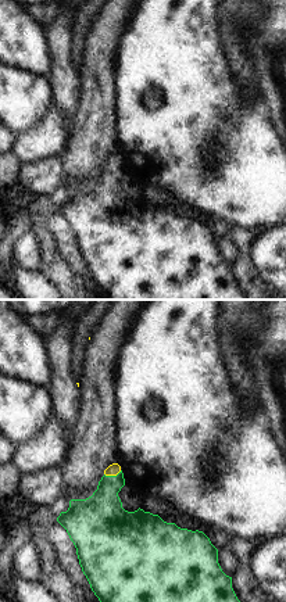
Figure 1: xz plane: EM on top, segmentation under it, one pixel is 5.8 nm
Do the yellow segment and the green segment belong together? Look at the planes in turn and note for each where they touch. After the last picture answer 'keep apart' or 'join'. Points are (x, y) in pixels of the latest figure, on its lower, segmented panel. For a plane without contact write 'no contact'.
(113, 475)

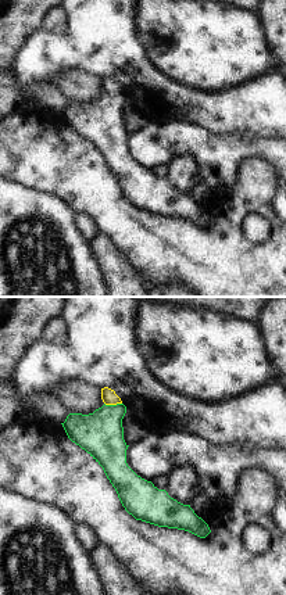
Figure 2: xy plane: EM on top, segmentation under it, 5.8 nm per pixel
(113, 404)

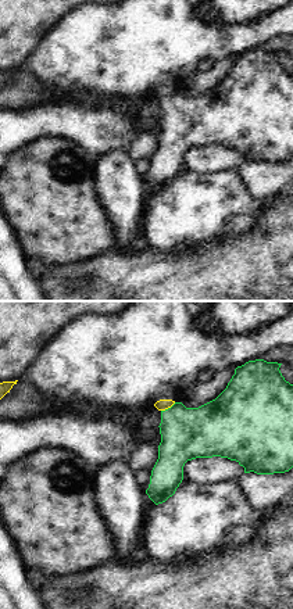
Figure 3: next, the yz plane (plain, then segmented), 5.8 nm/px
(168, 407)

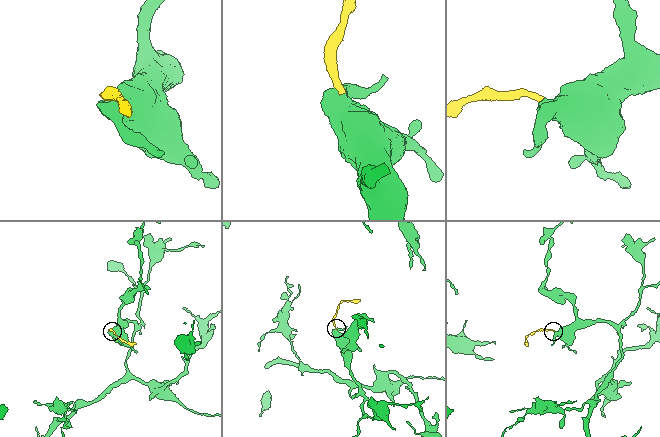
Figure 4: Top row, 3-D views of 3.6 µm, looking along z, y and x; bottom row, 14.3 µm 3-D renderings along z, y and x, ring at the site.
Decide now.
join

